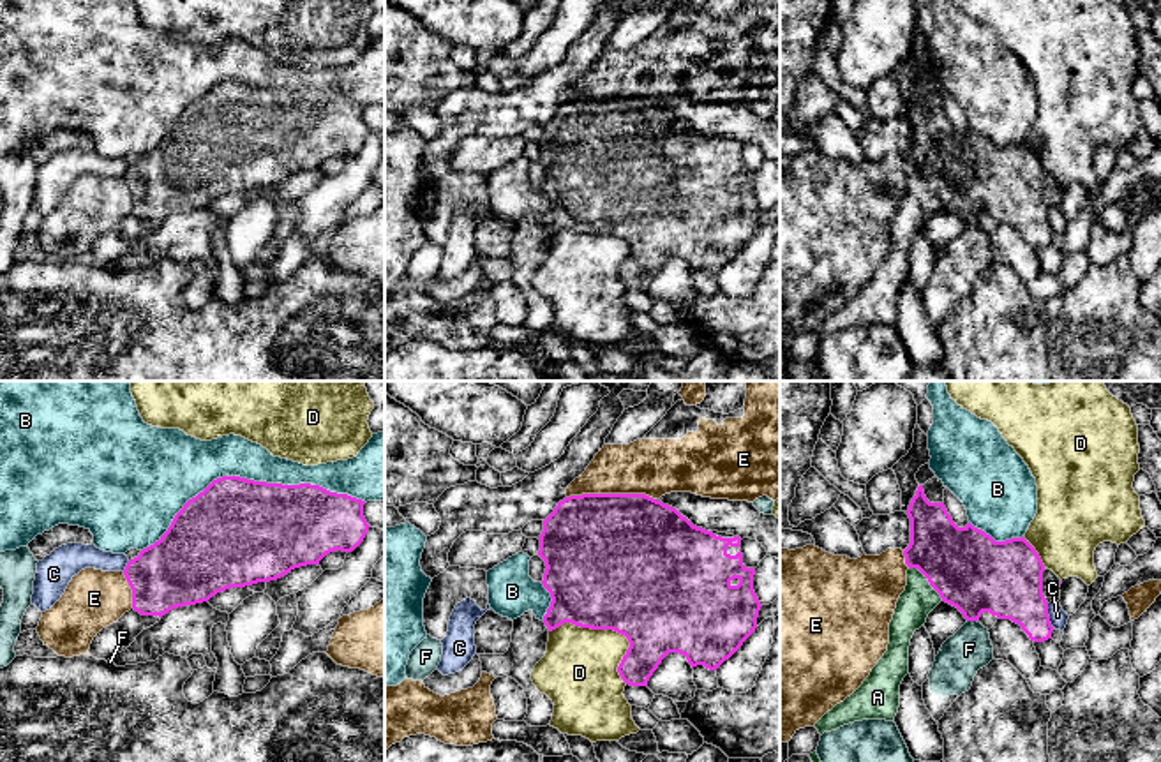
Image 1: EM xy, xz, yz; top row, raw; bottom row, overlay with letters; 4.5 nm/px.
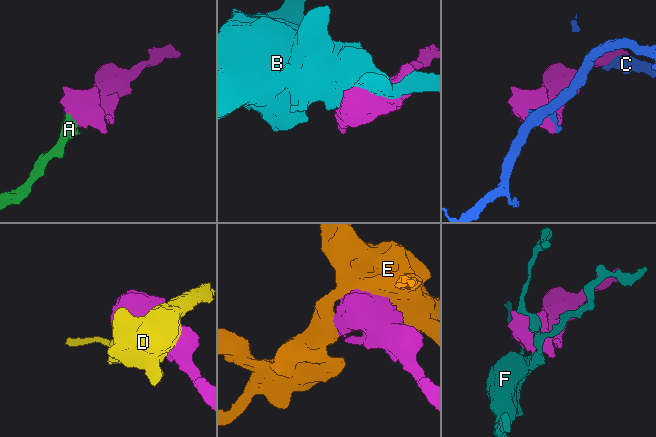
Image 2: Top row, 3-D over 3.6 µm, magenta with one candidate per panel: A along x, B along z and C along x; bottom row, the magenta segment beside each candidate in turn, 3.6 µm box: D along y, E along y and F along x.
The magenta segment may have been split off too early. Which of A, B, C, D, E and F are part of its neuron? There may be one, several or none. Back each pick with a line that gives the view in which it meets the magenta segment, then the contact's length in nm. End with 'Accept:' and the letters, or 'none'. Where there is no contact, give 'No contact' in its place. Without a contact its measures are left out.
A: Touches magenta in yz. Shared border 220 nm
Accept: A

